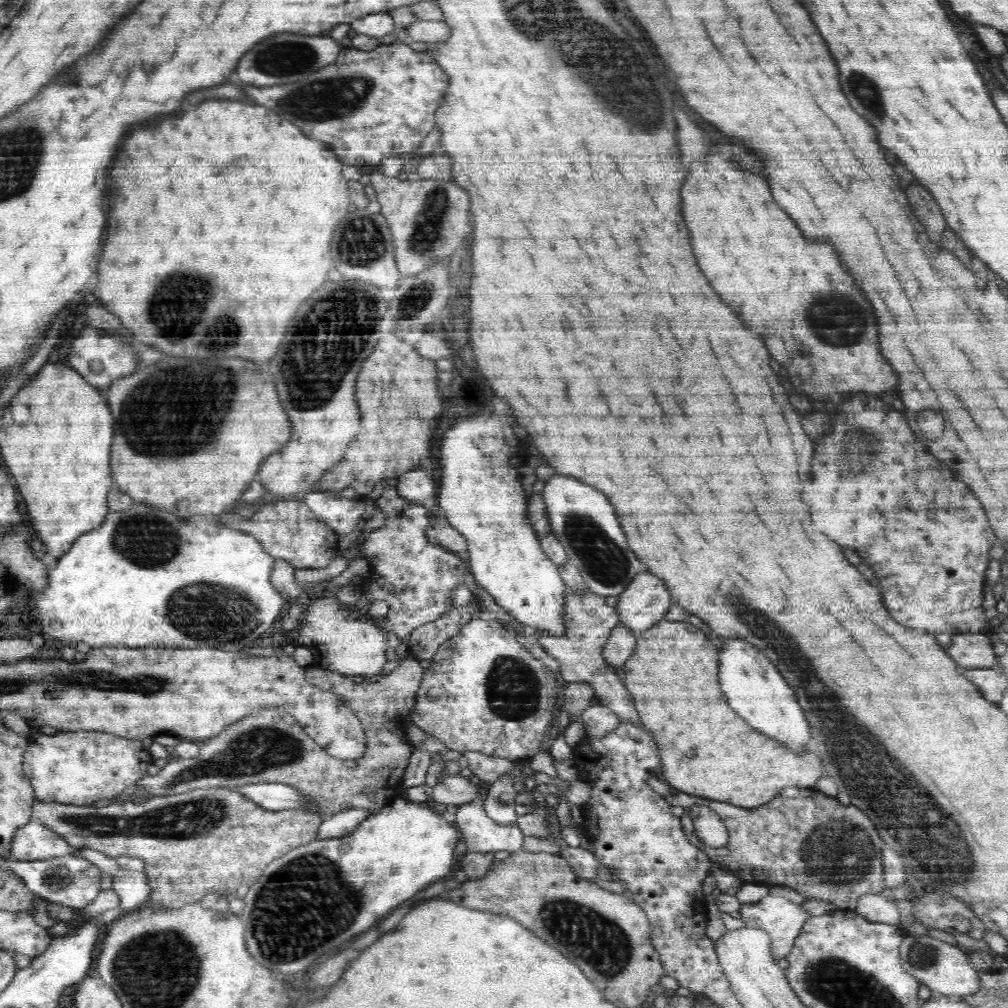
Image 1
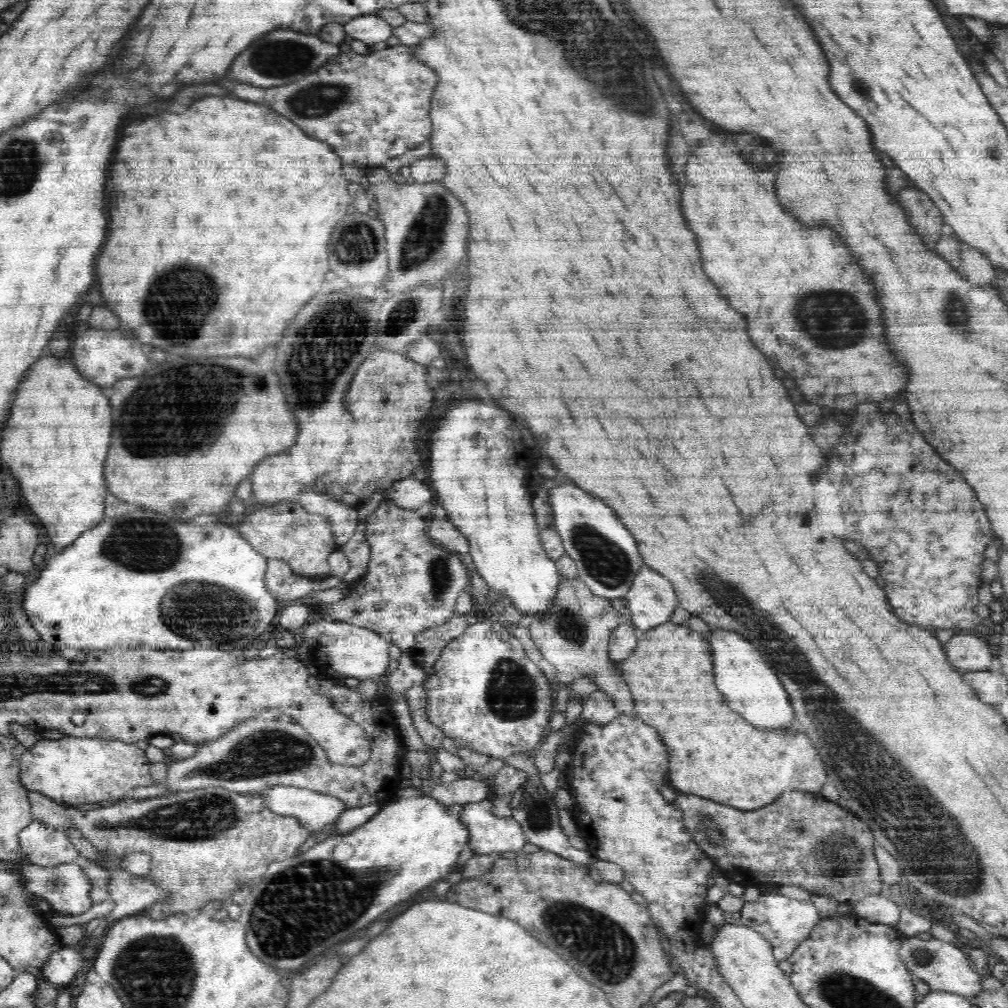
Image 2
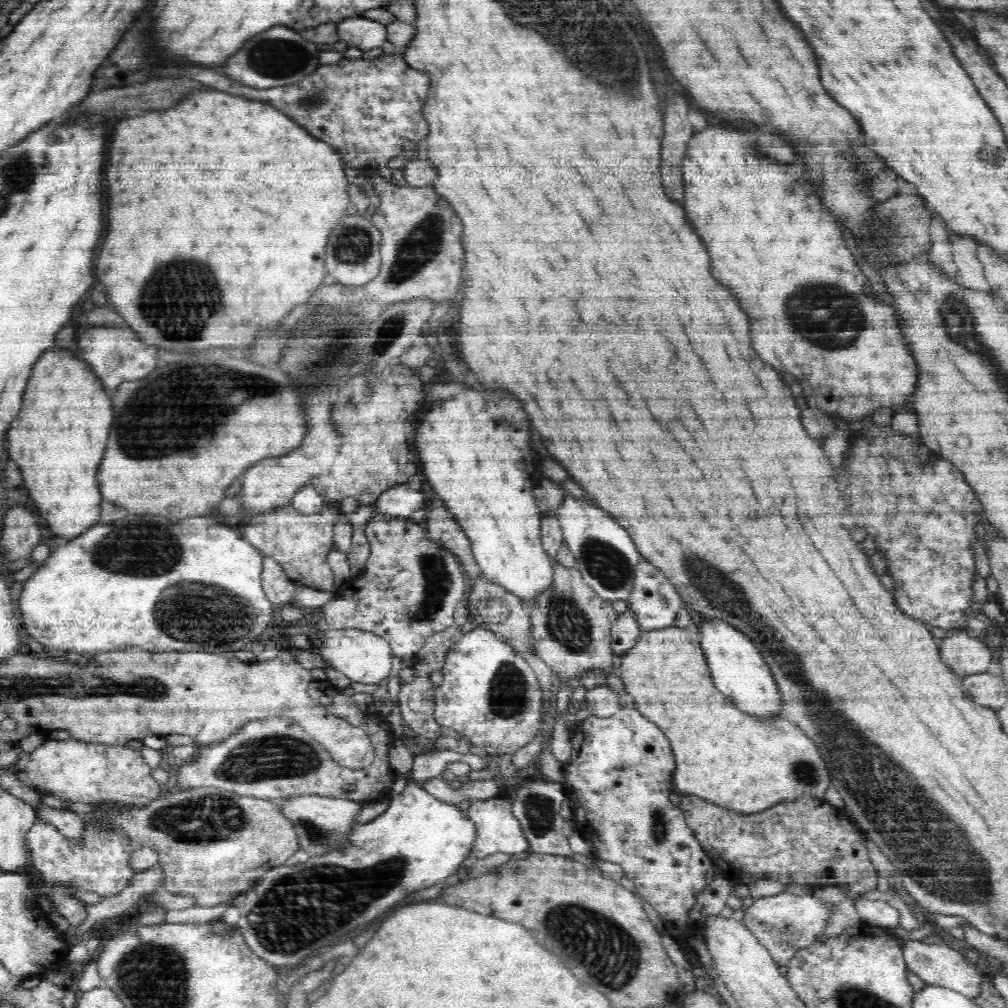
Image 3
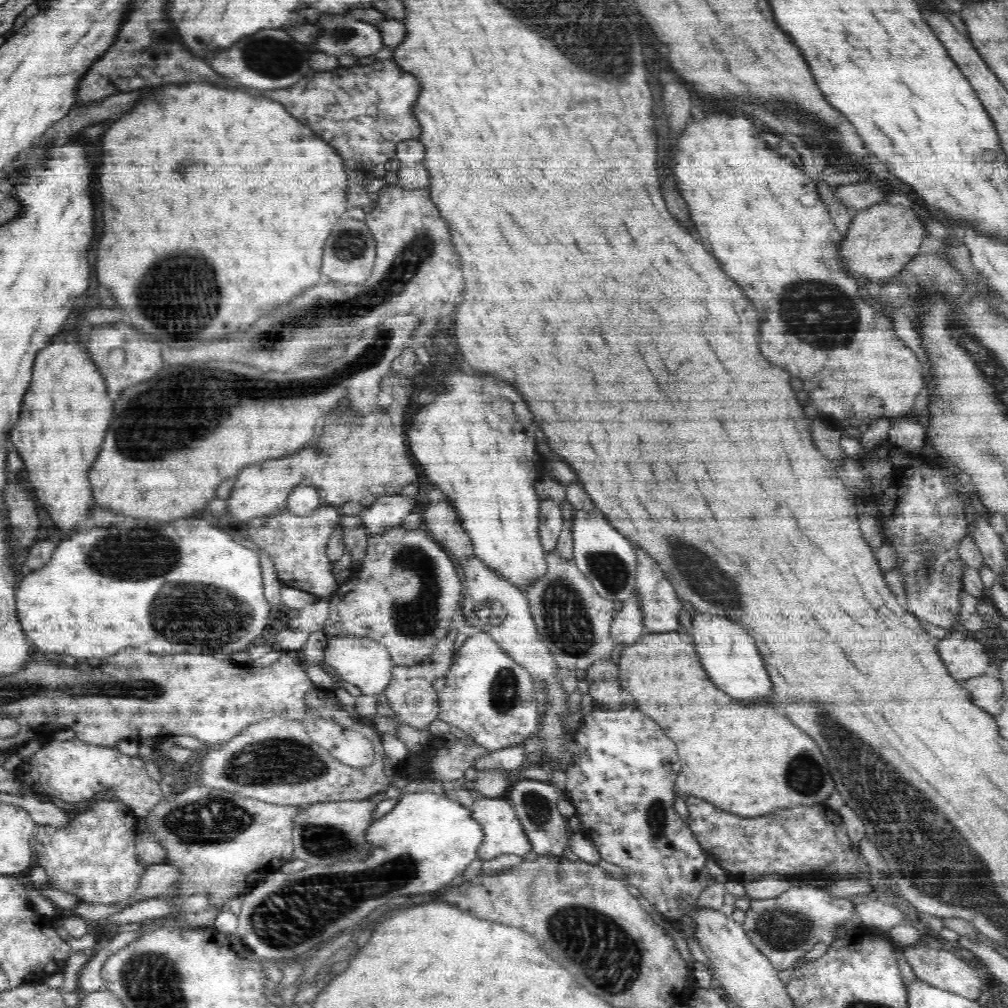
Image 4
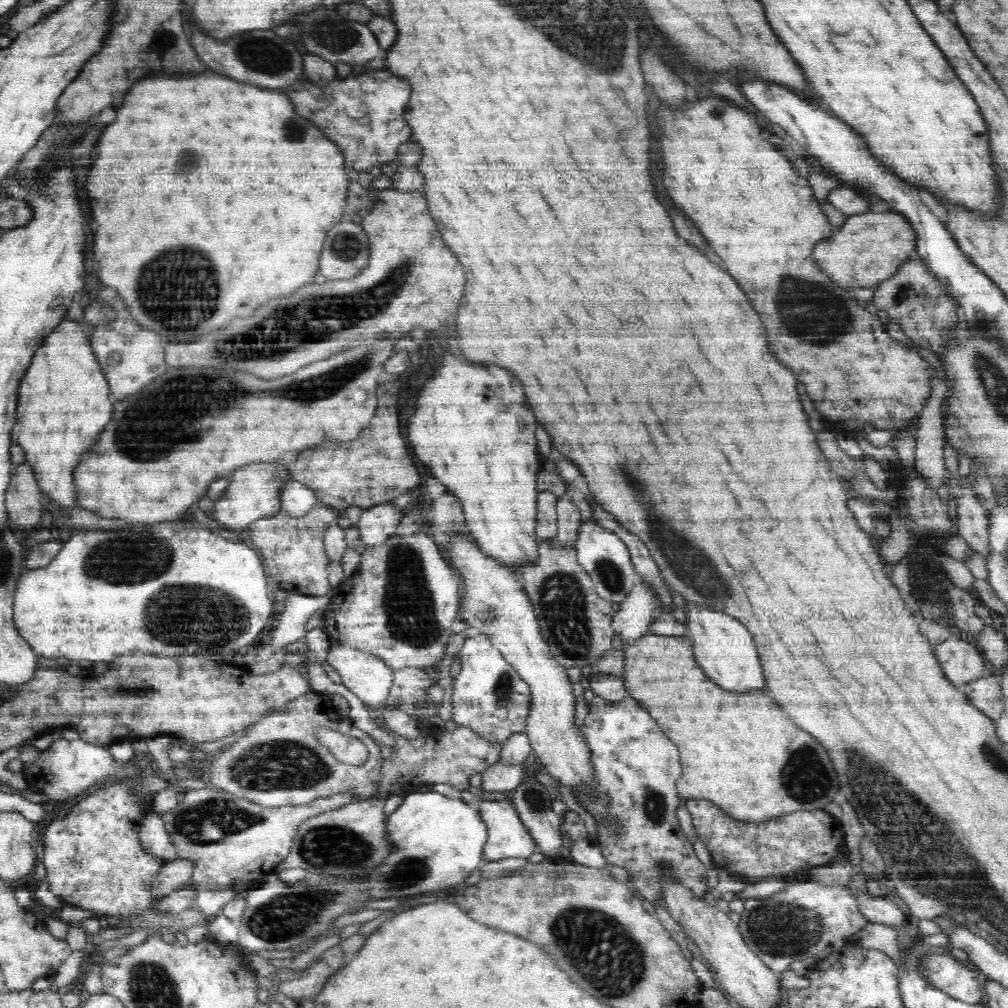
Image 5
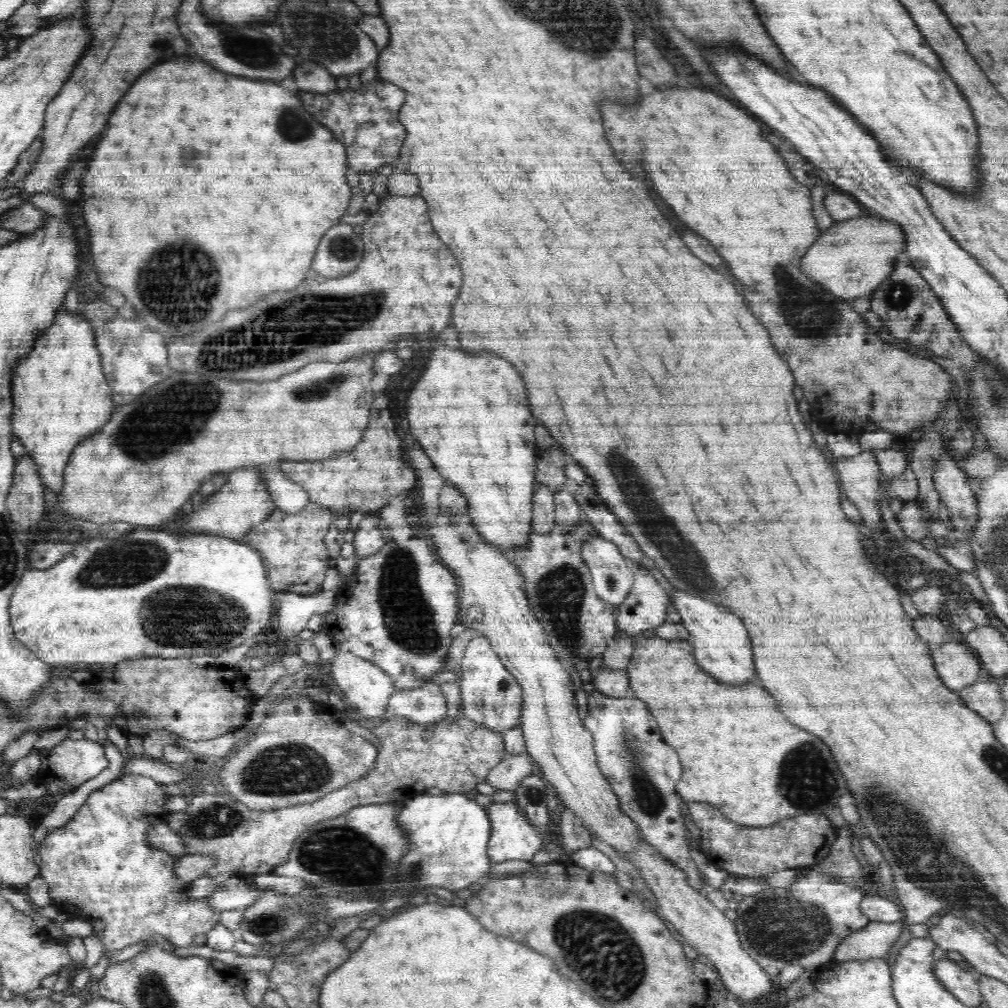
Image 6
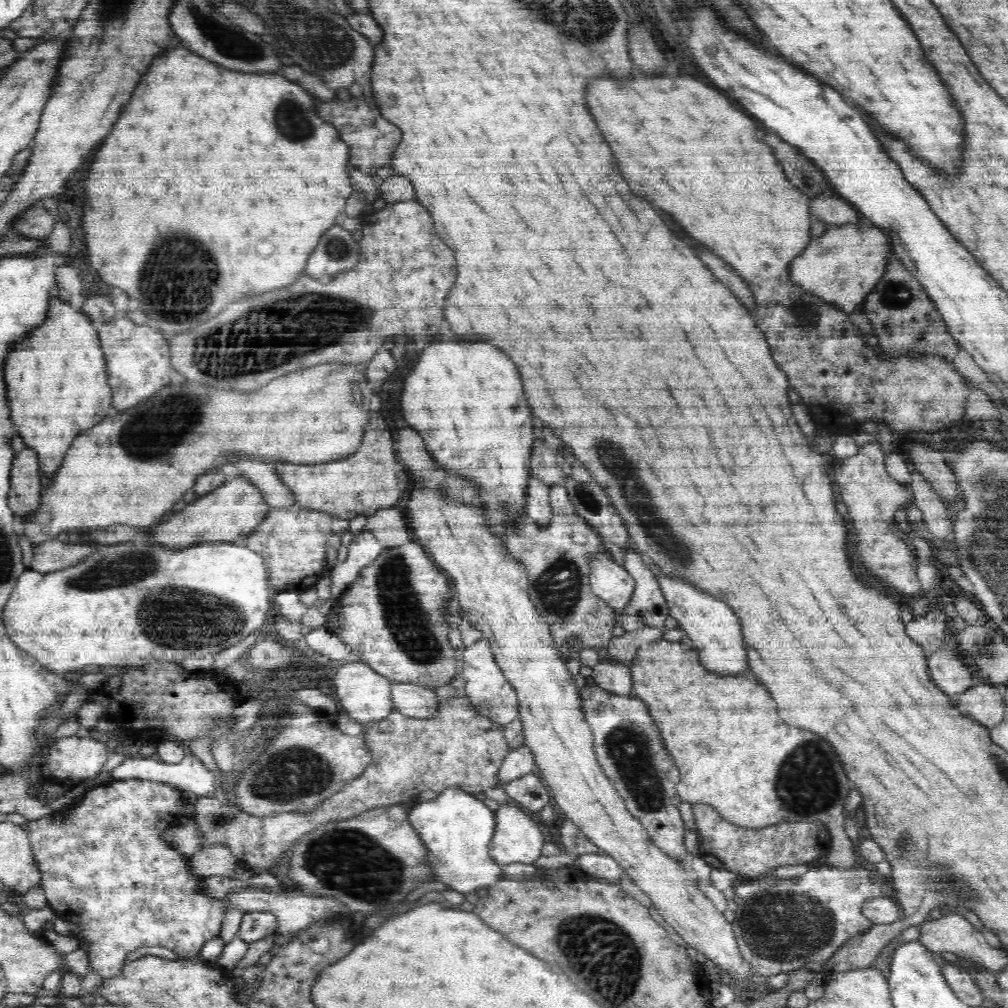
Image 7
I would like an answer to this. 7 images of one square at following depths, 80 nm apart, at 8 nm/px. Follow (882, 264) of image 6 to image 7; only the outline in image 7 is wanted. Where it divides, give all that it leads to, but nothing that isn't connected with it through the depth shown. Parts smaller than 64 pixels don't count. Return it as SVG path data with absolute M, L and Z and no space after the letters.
M871 224L865 231L858 231L856 225L828 227L789 264L794 285L802 286L806 293L820 297L850 315L859 311L865 298L875 291L884 274L887 258L893 252L892 236L884 228Z

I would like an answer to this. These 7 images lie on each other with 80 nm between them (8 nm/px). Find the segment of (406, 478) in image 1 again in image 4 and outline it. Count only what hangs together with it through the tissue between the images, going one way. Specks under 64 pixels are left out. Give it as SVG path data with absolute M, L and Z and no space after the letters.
M401 494L382 496L361 514L362 524L368 533L379 533L392 525L400 525L404 516L414 508L414 498L408 499Z

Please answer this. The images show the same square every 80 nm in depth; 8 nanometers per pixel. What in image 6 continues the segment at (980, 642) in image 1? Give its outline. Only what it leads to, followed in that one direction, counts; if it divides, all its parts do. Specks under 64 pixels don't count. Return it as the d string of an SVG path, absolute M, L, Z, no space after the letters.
M948 642L931 651L938 676L954 691L984 678L979 657L964 642Z

